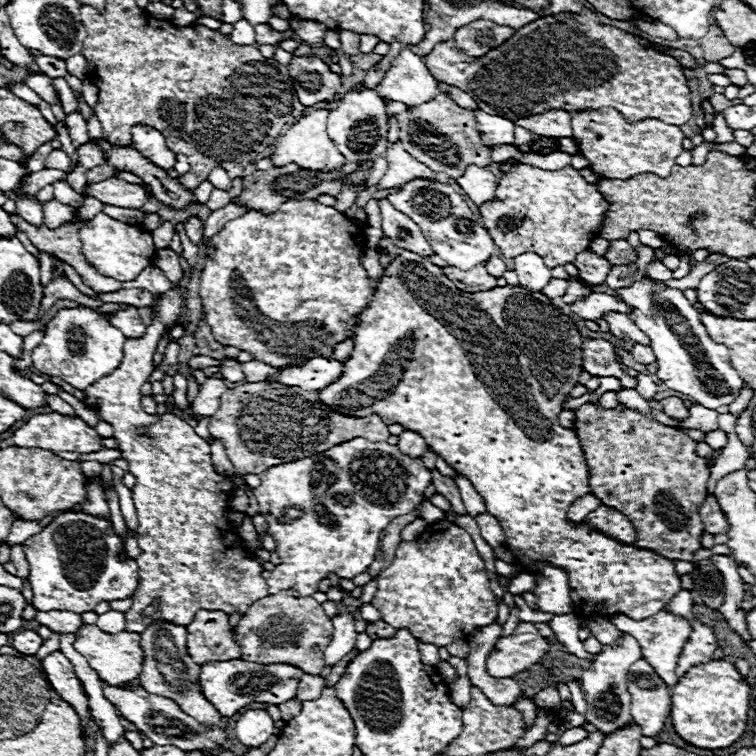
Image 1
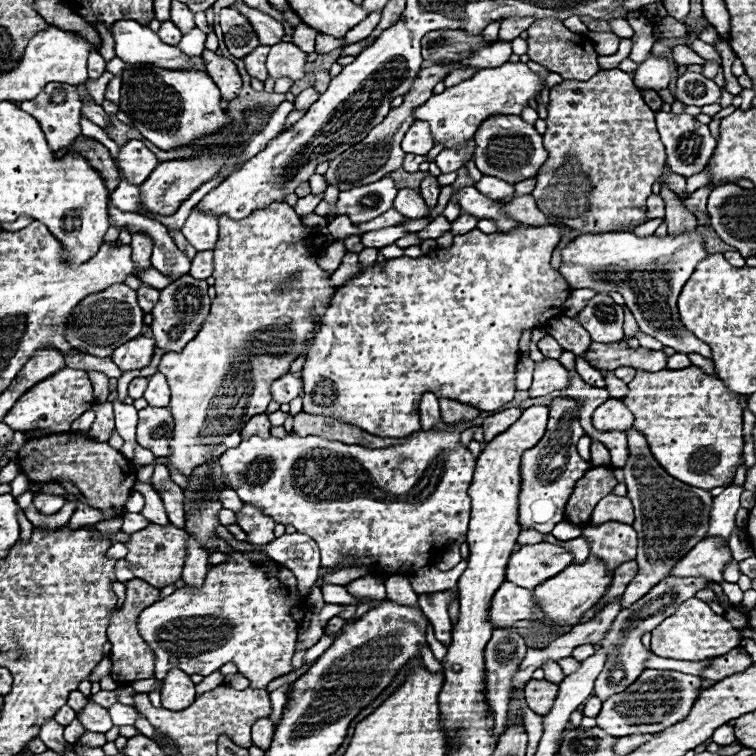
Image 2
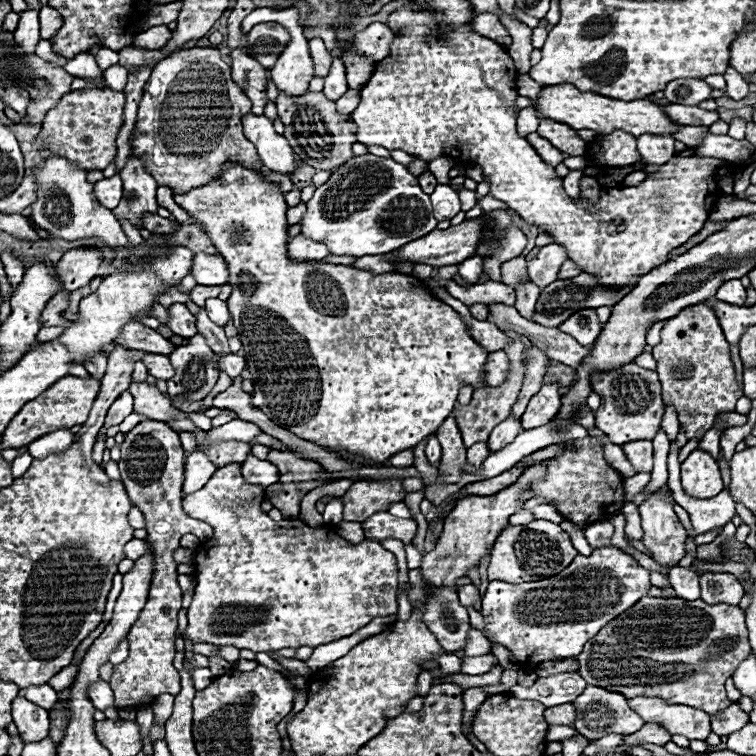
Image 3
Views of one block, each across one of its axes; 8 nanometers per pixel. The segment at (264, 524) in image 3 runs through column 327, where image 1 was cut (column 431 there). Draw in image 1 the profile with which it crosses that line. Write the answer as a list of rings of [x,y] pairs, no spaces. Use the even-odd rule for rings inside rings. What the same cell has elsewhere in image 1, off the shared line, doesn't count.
[[[440,520],[432,524],[420,538],[406,542],[402,540],[396,548],[396,556],[392,564],[380,572],[378,590],[372,598],[372,606],[376,606],[382,614],[382,620],[392,628],[408,628],[412,636],[424,644],[434,644],[438,648],[452,644],[454,640],[468,640],[480,626],[488,626],[494,622],[498,604],[496,596],[490,590],[490,580],[486,576],[484,560],[480,558],[474,542],[466,530],[460,526]]]

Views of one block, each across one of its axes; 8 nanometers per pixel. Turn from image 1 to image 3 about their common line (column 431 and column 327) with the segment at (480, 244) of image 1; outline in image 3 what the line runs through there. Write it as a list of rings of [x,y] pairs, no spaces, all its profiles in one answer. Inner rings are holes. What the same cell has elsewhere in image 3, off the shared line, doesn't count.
[[[374,154],[354,156],[342,164],[326,184],[316,188],[306,206],[308,212],[302,218],[302,234],[326,242],[330,252],[336,256],[360,258],[366,254],[386,254],[430,232],[430,196],[420,190],[416,176],[412,176],[406,166],[394,162],[392,158],[380,158]]]

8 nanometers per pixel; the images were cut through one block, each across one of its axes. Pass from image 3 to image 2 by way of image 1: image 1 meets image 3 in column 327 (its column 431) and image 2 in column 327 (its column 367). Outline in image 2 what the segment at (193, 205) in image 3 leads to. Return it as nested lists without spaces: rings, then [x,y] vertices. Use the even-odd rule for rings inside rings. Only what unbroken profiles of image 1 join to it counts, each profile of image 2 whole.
[[[554,224],[518,226],[518,228],[512,228],[510,232],[494,232],[494,234],[484,234],[478,228],[474,228],[462,236],[454,236],[454,244],[446,250],[432,250],[418,258],[402,256],[402,258],[388,260],[386,266],[374,264],[374,266],[362,268],[362,272],[356,278],[348,280],[344,286],[340,286],[336,290],[330,306],[326,308],[326,312],[322,316],[322,326],[320,326],[318,334],[314,336],[310,350],[306,352],[308,358],[306,358],[306,364],[302,370],[304,410],[310,410],[310,414],[322,414],[322,416],[336,418],[338,422],[358,426],[374,436],[406,438],[406,436],[418,432],[418,404],[426,390],[432,390],[436,396],[454,398],[454,400],[466,402],[470,406],[478,406],[478,410],[502,408],[504,404],[508,404],[514,398],[514,392],[516,392],[514,374],[516,374],[516,364],[520,360],[518,358],[518,340],[520,340],[522,332],[540,328],[554,316],[562,314],[560,310],[572,292],[570,284],[564,280],[560,270],[554,270],[550,266],[552,248],[556,248],[556,244],[560,244],[560,240],[562,240],[562,230]]]

